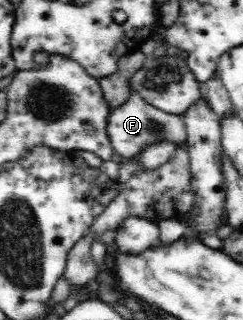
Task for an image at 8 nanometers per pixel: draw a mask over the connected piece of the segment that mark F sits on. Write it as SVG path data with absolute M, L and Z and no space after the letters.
M133 89L126 103L113 108L108 115L106 132L114 148L114 153L118 153L123 158L131 159L138 153L143 152L148 146L158 143L158 141L169 141L170 143L185 143L187 139L186 126L183 115L169 114L142 99Z

